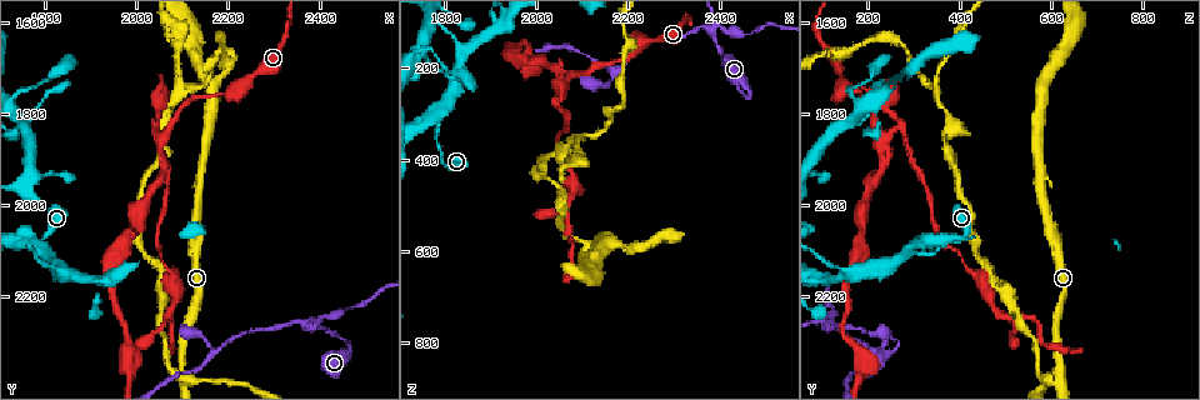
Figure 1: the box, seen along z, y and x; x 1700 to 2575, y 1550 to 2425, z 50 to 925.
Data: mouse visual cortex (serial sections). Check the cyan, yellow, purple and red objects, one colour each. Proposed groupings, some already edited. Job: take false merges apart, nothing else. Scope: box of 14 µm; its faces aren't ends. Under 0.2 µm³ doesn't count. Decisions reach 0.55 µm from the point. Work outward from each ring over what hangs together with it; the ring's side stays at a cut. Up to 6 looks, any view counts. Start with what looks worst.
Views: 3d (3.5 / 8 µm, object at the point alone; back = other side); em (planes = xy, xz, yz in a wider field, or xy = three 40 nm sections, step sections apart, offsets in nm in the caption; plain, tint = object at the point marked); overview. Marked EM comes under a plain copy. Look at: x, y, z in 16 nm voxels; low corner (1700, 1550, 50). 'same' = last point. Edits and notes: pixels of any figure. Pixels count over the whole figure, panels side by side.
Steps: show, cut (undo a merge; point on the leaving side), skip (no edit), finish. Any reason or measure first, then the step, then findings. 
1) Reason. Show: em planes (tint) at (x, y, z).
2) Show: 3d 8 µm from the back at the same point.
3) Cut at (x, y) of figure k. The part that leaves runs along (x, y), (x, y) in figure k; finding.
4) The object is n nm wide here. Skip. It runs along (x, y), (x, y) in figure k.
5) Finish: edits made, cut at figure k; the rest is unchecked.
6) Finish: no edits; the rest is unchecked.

Abrupt turn. Show: 3d 3.5 µm at (2470, 2325, 250).

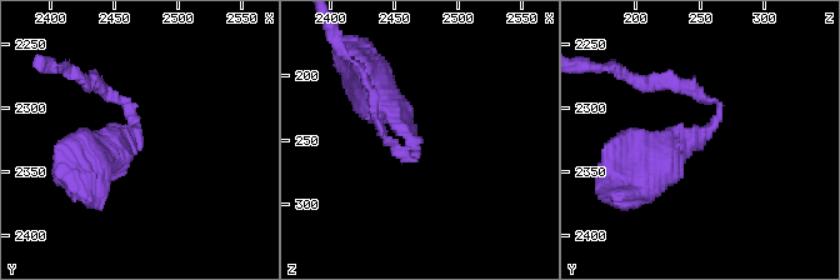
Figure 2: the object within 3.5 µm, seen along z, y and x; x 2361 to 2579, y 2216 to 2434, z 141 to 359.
Show: em xy step 3 (tint) at (2464, 2324, 252).

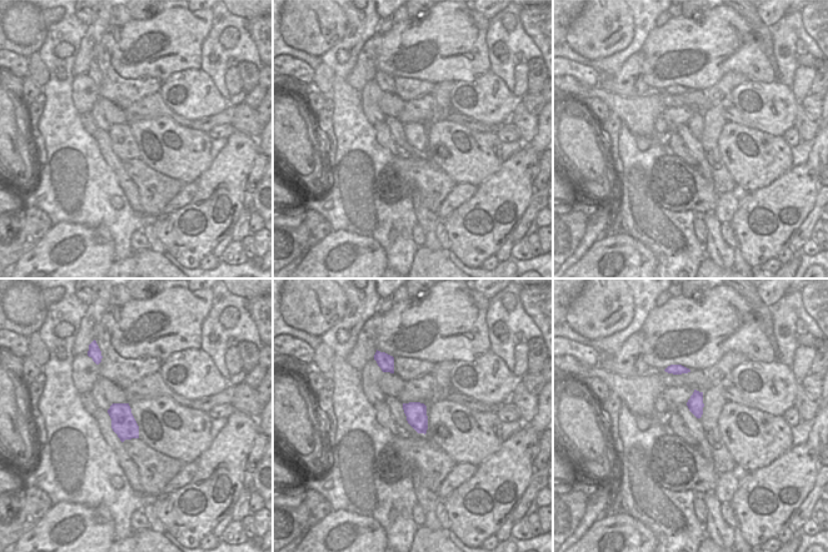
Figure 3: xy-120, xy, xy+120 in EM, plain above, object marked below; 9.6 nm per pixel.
The object is 200 nm wide here. Skip. It runs along (89, 163), (135, 136), (128, 105), (100, 86) in figure 2; one cell here.

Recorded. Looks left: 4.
Show: 3d 3.5 µm at (2385, 2260, 125).

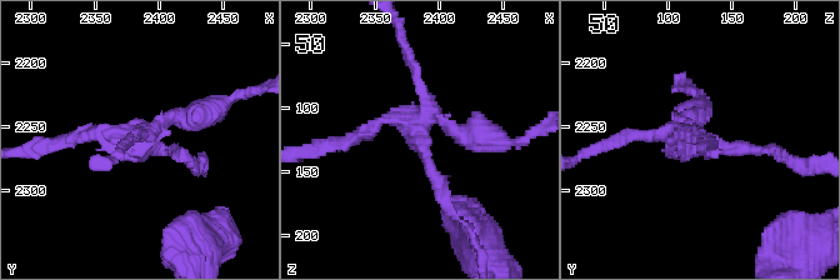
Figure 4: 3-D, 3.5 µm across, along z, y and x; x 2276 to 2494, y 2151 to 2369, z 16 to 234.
4 arms meet here; the arms are 150, 150, 200, 300 nm wide; shape alone is not enough. Show: em xy step 2 (tint) at the same point.

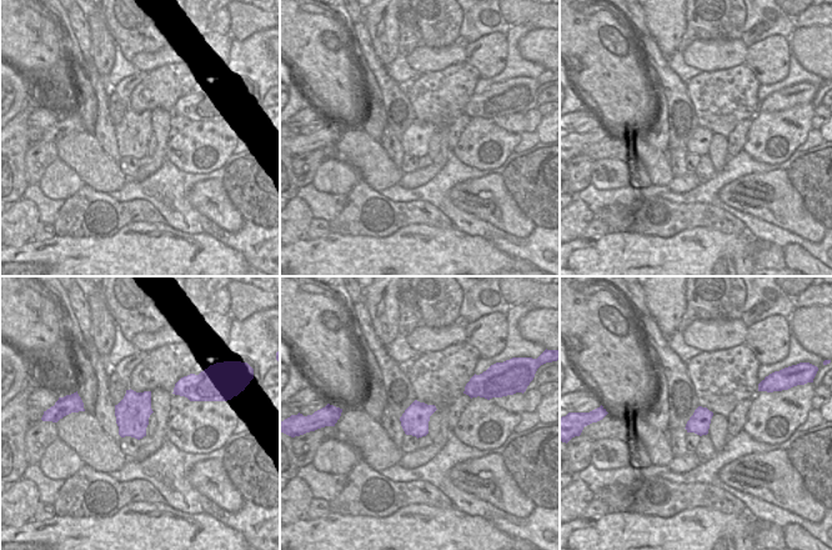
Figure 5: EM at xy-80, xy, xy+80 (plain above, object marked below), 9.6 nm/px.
Skip. It runs along (448, 201), (394, 119), (344, 141) in figure 4; one cell here.

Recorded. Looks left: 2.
Three arms meet. Show: 3d 8 µm at (2115, 2385, 585).

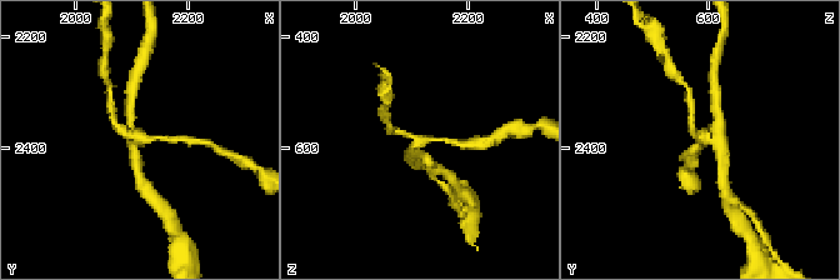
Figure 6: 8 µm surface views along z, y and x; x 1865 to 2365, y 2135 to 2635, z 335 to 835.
3 arms meet here; the arms are 150, 200, 250 nm wide. Show: em xy step 3 (tint) at (2115, 2385, 585).

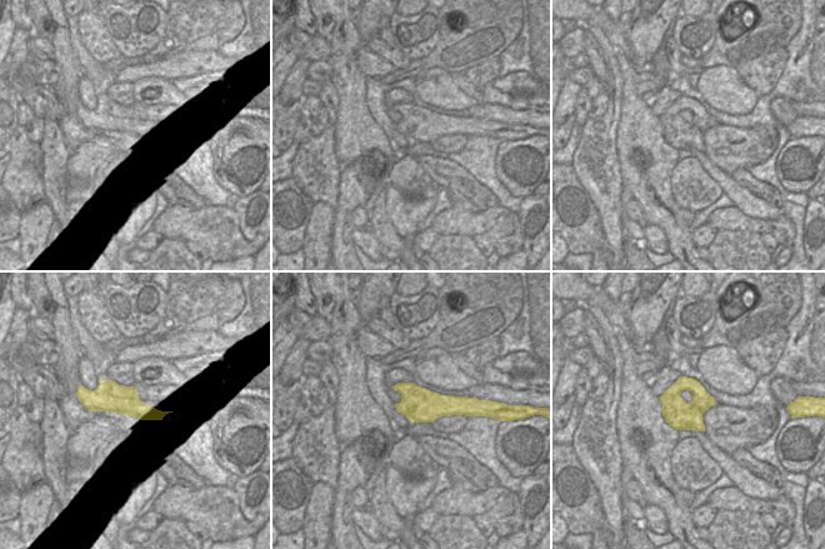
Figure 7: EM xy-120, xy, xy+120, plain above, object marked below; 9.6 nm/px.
Cut at (120, 128) of figure 6. The part that leaves runs along (709, 140), (693, 135), (690, 116) in figure 6; a second cell is stuck on.

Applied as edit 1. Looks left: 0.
Finish: edits made, cut at figure 6; the rest is unchecked.

